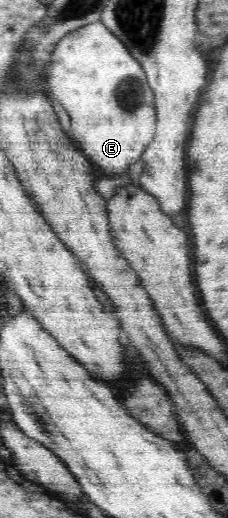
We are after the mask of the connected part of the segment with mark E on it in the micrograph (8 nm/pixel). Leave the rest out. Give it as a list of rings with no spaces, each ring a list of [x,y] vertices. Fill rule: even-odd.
[[[101,20],[61,38],[51,61],[48,87],[70,117],[71,140],[107,176],[127,173],[156,132],[155,97],[142,66]]]

